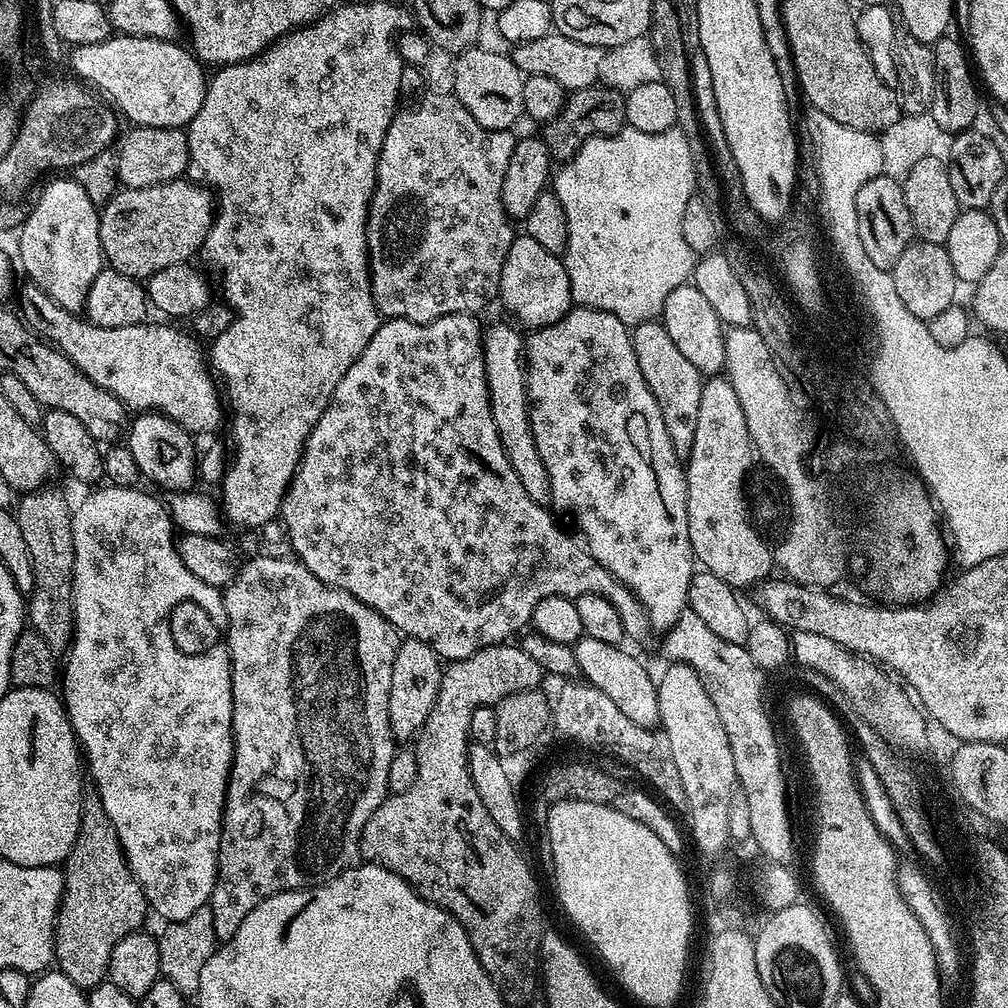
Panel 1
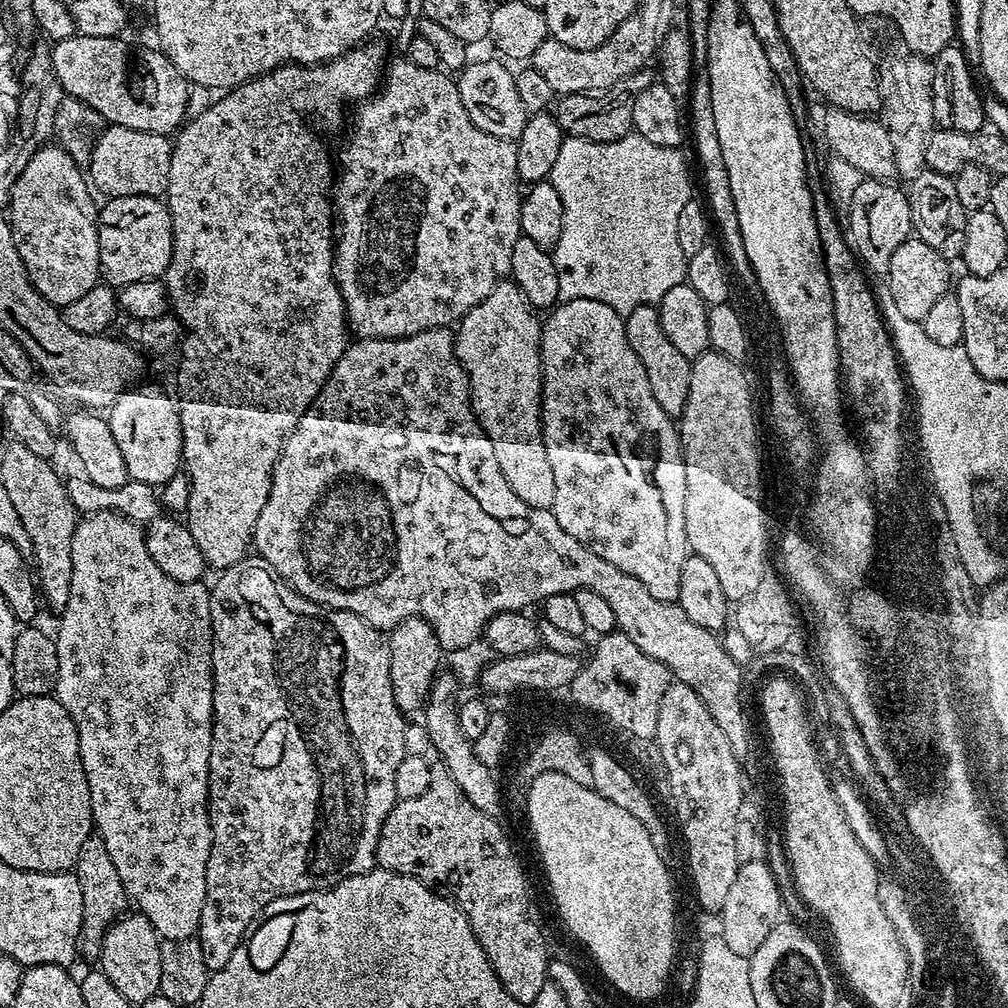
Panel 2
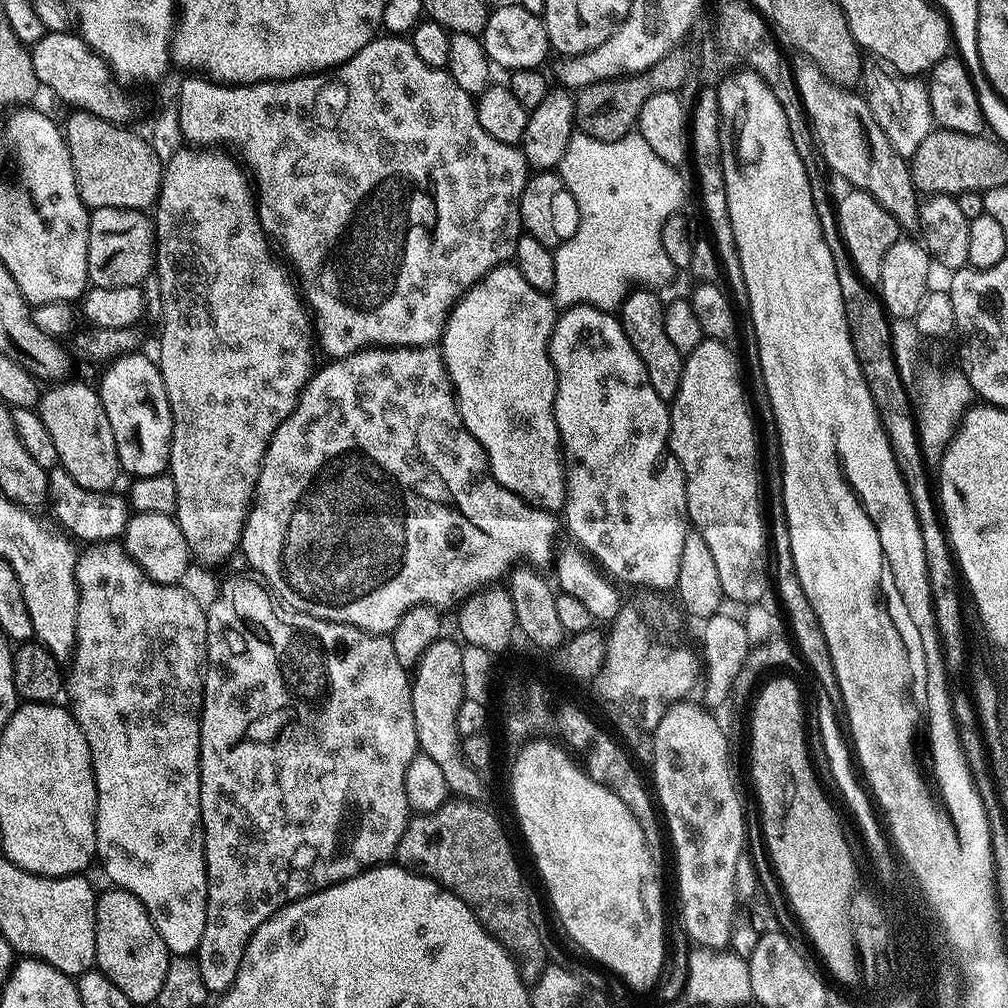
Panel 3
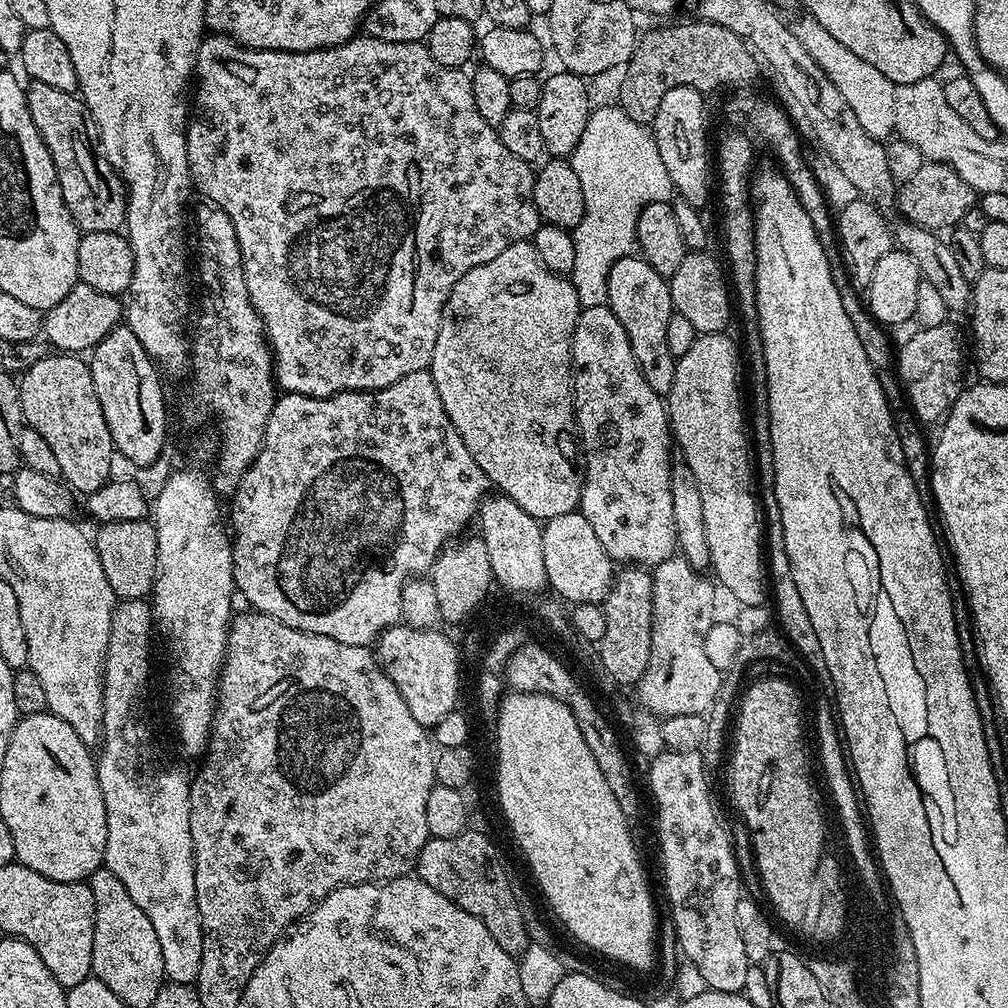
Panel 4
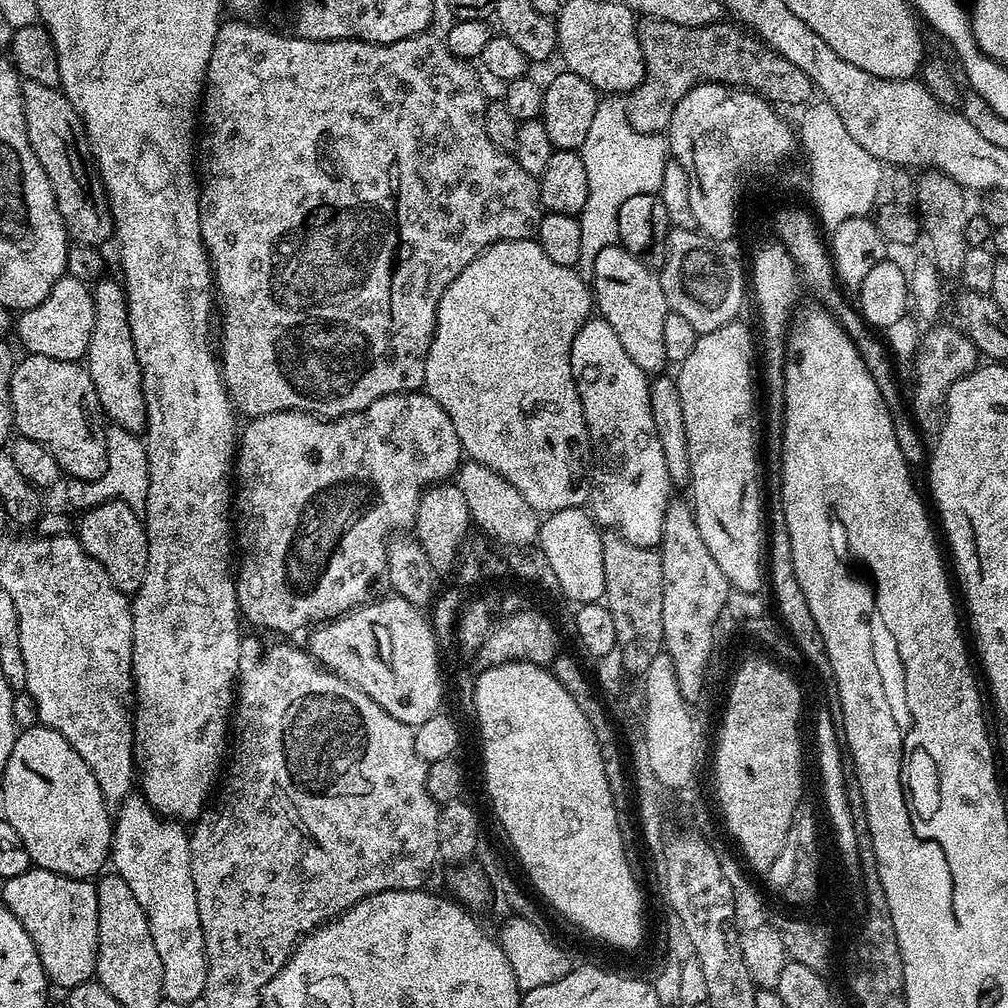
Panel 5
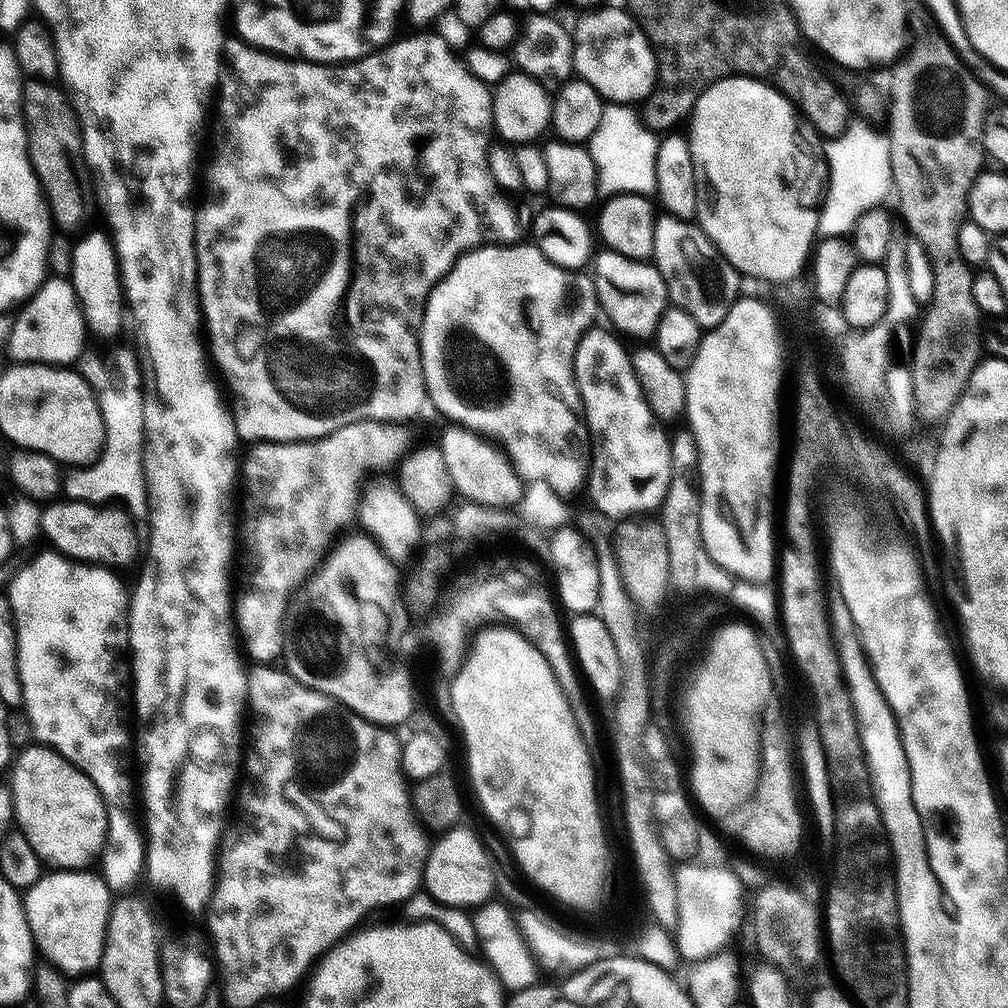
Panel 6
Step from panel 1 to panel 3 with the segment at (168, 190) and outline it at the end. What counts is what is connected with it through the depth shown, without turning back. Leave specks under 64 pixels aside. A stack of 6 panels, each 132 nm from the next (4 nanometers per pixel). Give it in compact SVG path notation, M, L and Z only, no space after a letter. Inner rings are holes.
M94 208L88 218L86 266L93 288L140 286L154 272L156 229L143 211L135 208Z

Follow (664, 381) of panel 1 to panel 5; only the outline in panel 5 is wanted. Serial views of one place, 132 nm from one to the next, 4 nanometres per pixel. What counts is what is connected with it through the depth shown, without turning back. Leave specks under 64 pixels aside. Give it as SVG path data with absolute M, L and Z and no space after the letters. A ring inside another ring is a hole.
M613 246L604 248L598 254L592 267L590 288L594 293L594 302L604 302L598 309L599 315L611 326L614 334L618 334L618 342L622 342L622 350L630 354L634 366L641 368L649 377L661 375L669 367L664 345L664 324L670 309L659 275L649 265L631 256L626 249ZM612 304L624 306L620 306L622 310L614 310Z

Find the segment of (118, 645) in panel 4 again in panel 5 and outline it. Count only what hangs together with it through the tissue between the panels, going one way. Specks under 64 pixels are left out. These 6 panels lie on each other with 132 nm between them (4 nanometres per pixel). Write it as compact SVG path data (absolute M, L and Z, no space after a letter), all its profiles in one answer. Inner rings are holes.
M130 794L118 805L120 813L115 813L114 816L110 864L111 867L116 867L113 868L115 875L121 876L126 886L134 890L134 898L142 902L142 910L146 910L146 918L150 922L150 934L154 938L154 946L158 946L158 958L162 958L163 995L181 1006L187 1006L195 999L203 997L208 969L208 960L204 956L204 935L198 918L198 902L194 894L194 882L190 870L188 849L190 836L183 823L161 816L147 799L137 796Z

